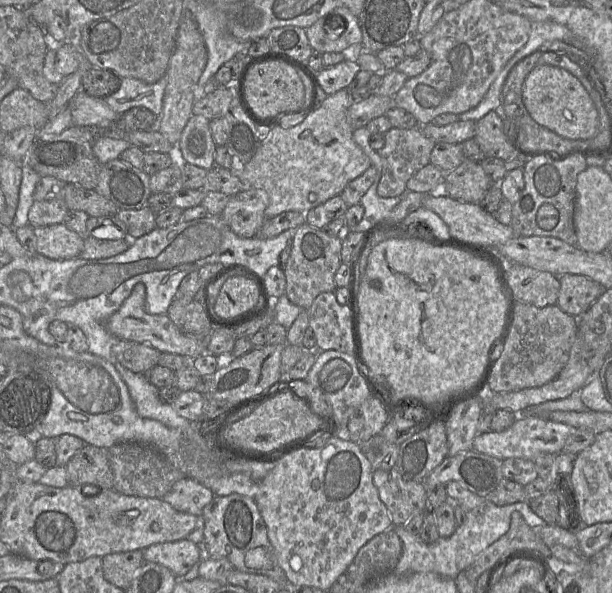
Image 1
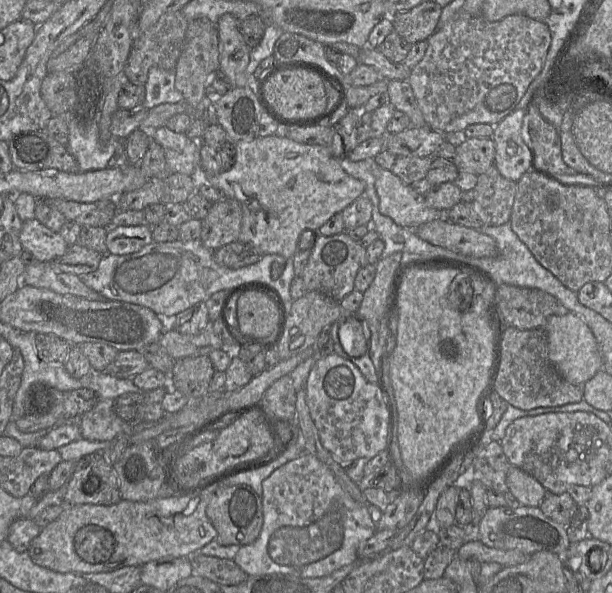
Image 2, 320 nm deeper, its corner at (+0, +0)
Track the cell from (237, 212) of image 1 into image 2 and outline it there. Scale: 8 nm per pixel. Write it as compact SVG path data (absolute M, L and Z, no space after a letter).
M223 197L212 204L201 224L202 245L211 251L216 251L238 240L242 226L241 207L237 201Z

